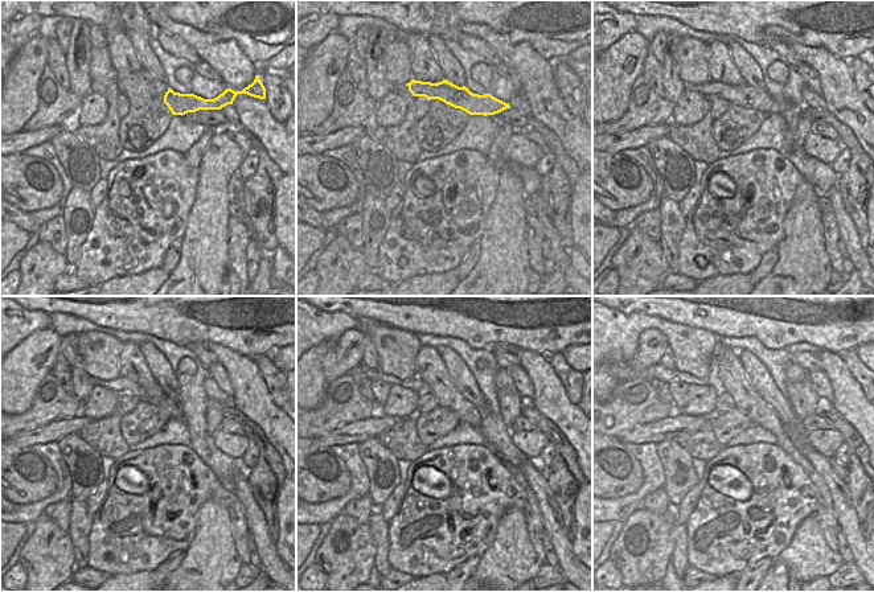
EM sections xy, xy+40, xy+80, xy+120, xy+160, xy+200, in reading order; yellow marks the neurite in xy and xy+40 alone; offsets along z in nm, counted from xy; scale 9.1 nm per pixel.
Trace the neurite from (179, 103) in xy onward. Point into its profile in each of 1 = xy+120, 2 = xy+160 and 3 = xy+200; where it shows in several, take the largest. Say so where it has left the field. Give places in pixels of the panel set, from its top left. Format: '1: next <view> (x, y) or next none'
1: next xy+120 (120, 385)
2: next xy+160 (373, 374)
3: next xy+200 (622, 371)

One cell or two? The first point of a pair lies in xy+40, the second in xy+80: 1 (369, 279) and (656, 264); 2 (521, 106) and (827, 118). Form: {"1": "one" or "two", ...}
{"1": "two", "2": "two"}

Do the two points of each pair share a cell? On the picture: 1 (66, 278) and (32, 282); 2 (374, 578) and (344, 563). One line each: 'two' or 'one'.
1: two
2: two

